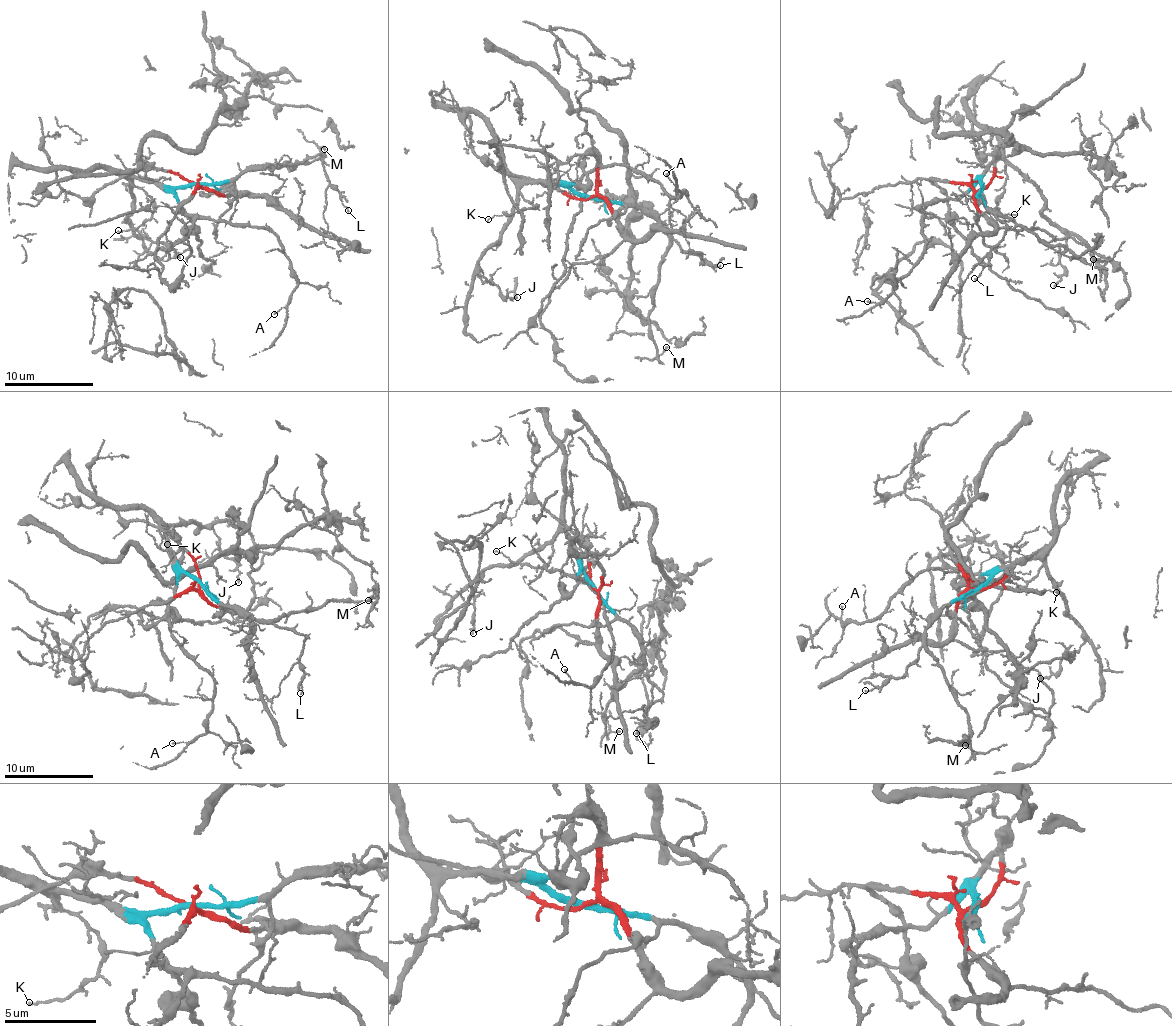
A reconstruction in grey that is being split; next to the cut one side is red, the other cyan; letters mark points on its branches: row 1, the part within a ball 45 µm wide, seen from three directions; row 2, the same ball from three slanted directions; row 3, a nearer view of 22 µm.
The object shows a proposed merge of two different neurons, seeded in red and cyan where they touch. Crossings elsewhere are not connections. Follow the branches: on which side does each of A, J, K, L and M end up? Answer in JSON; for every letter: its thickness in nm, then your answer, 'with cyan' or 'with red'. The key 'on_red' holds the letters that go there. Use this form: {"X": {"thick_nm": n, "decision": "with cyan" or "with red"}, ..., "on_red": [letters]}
{"A": {"thick_nm": 100, "decision": "with cyan"}, "J": {"thick_nm": 160, "decision": "with cyan"}, "K": {"thick_nm": 90, "decision": "with cyan"}, "L": {"thick_nm": 110, "decision": "with cyan"}, "M": {"thick_nm": 150, "decision": "with cyan"}, "on_red": []}

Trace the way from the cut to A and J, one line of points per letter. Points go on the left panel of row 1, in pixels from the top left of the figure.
A: (196, 184), (187, 183), (175, 194), (187, 215), (260, 227), (277, 238), (296, 283), (289, 303), (273, 314)
J: (196, 184), (170, 186), (128, 177), (134, 184), (130, 186), (132, 214), (126, 218), (127, 223), (180, 258)

